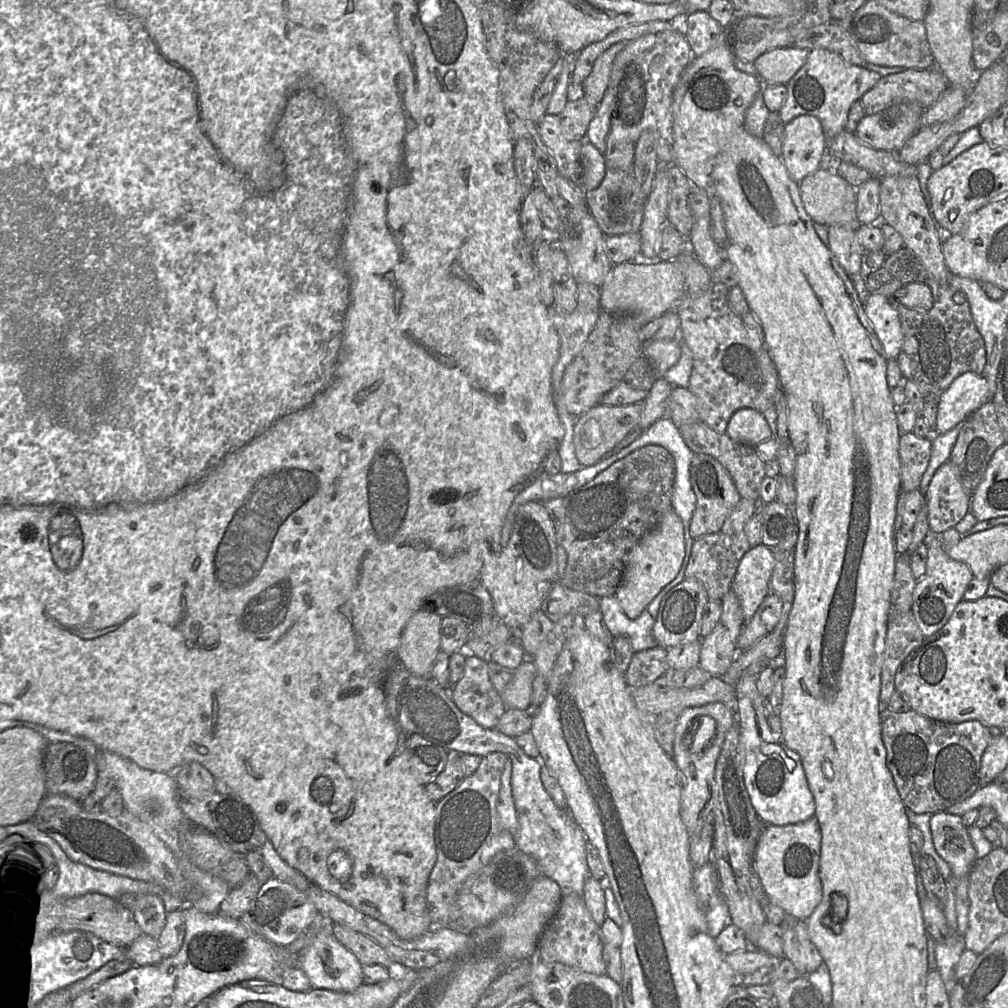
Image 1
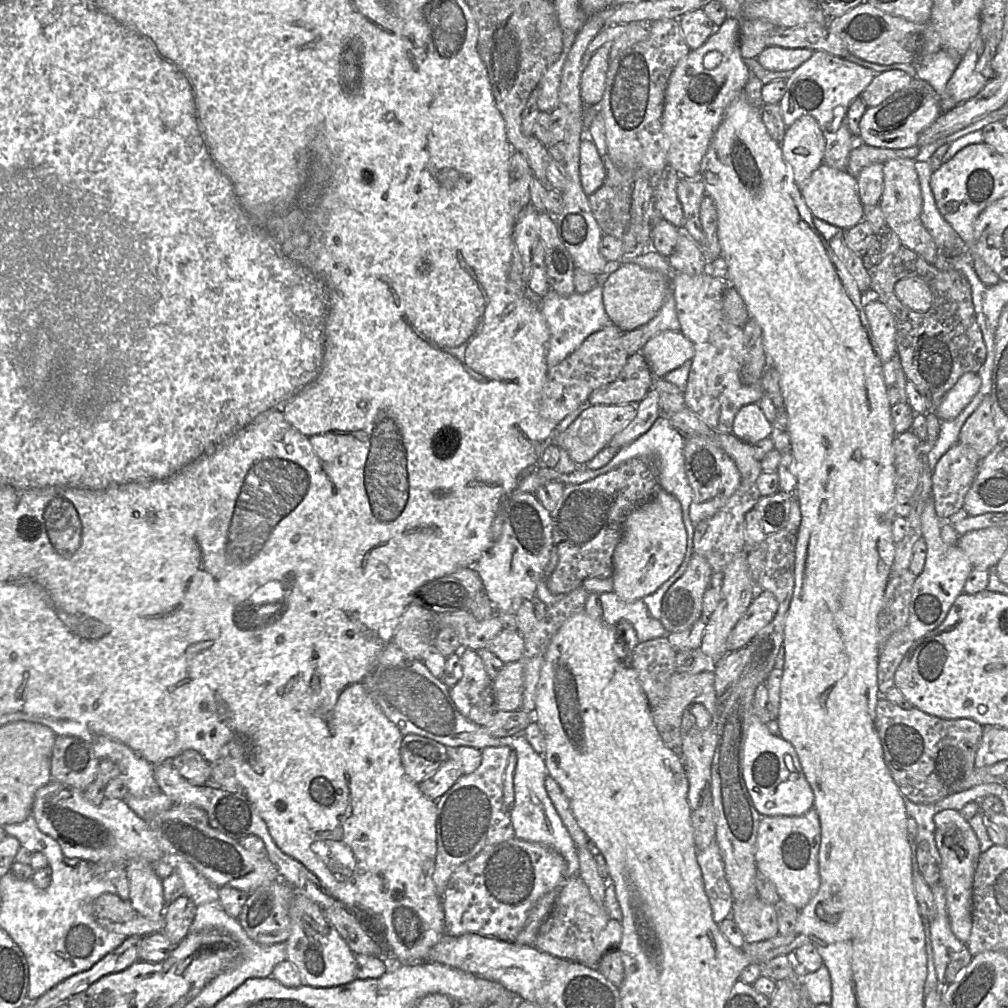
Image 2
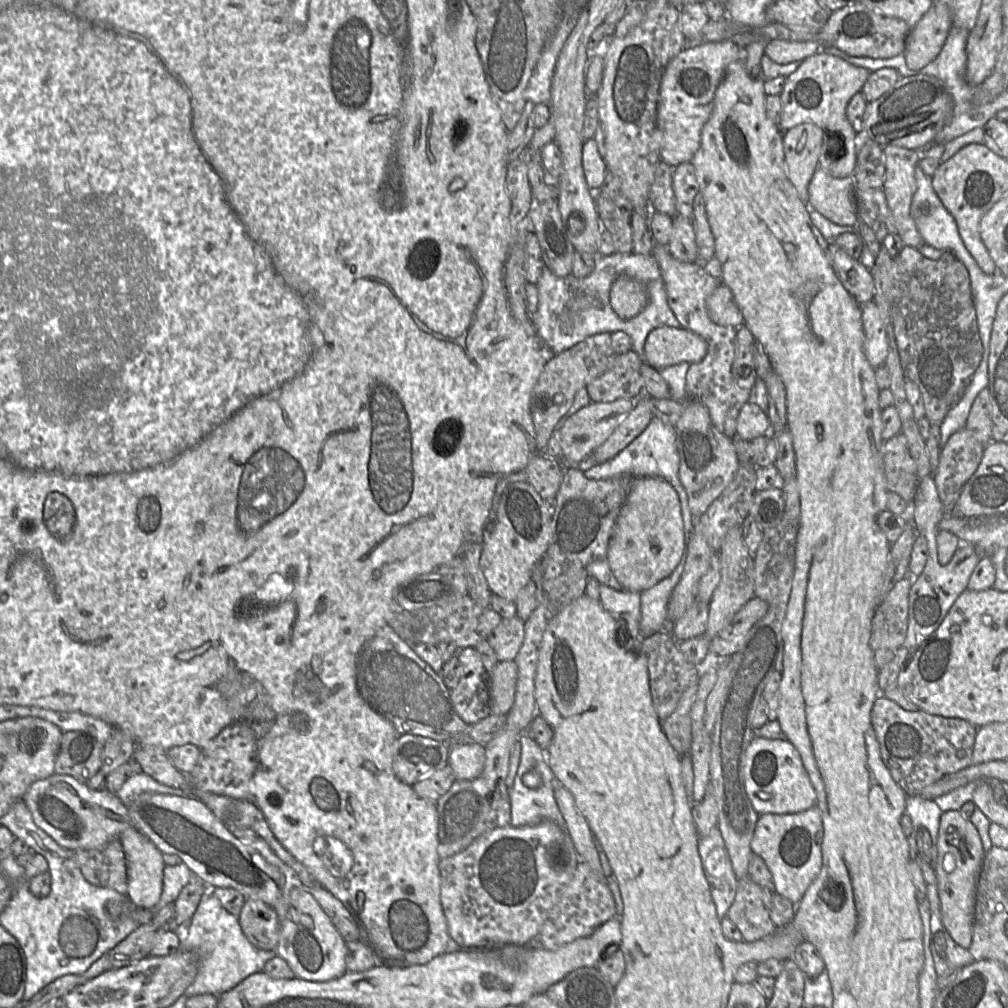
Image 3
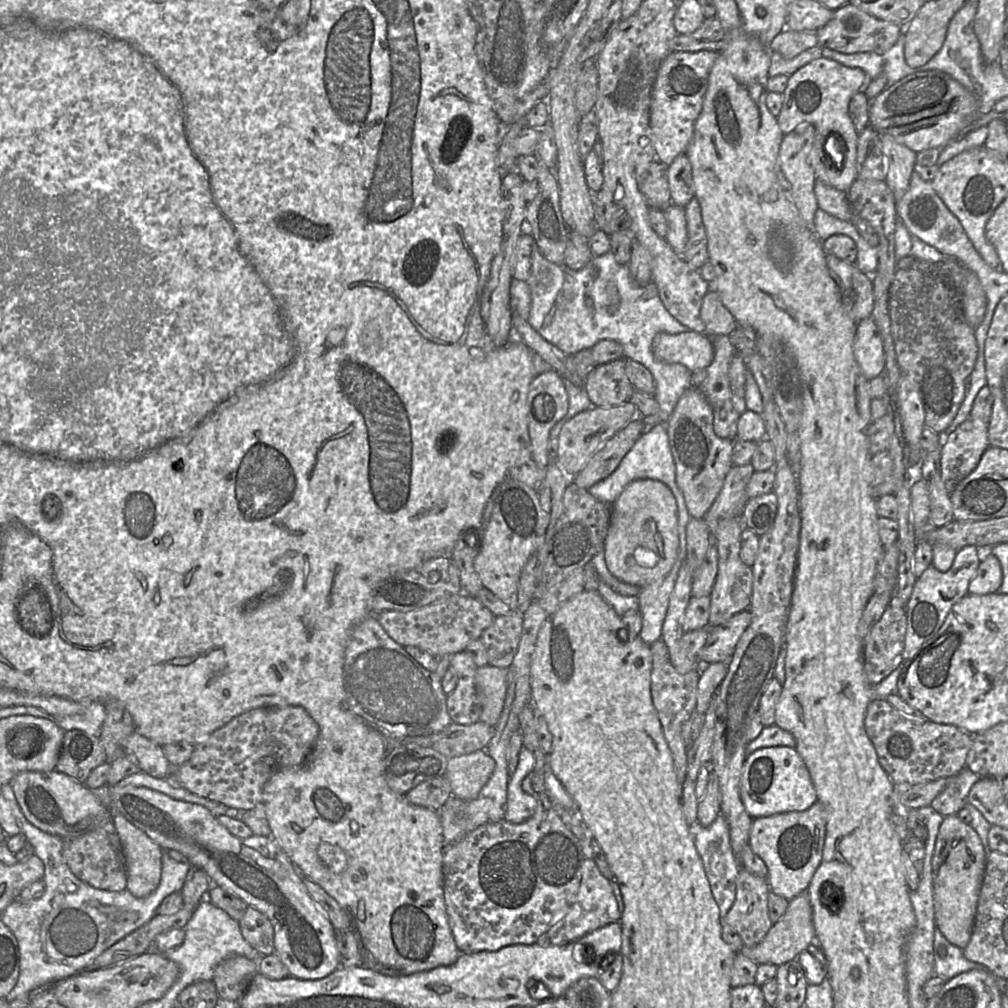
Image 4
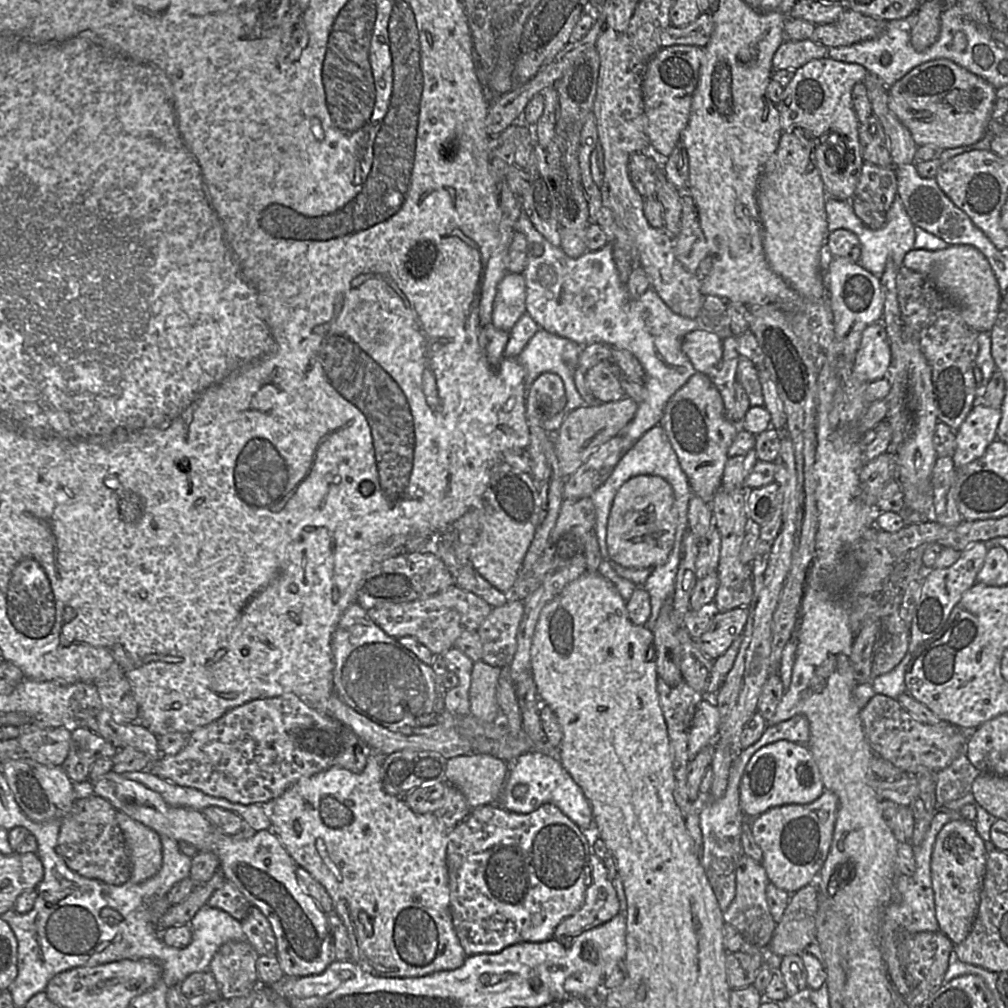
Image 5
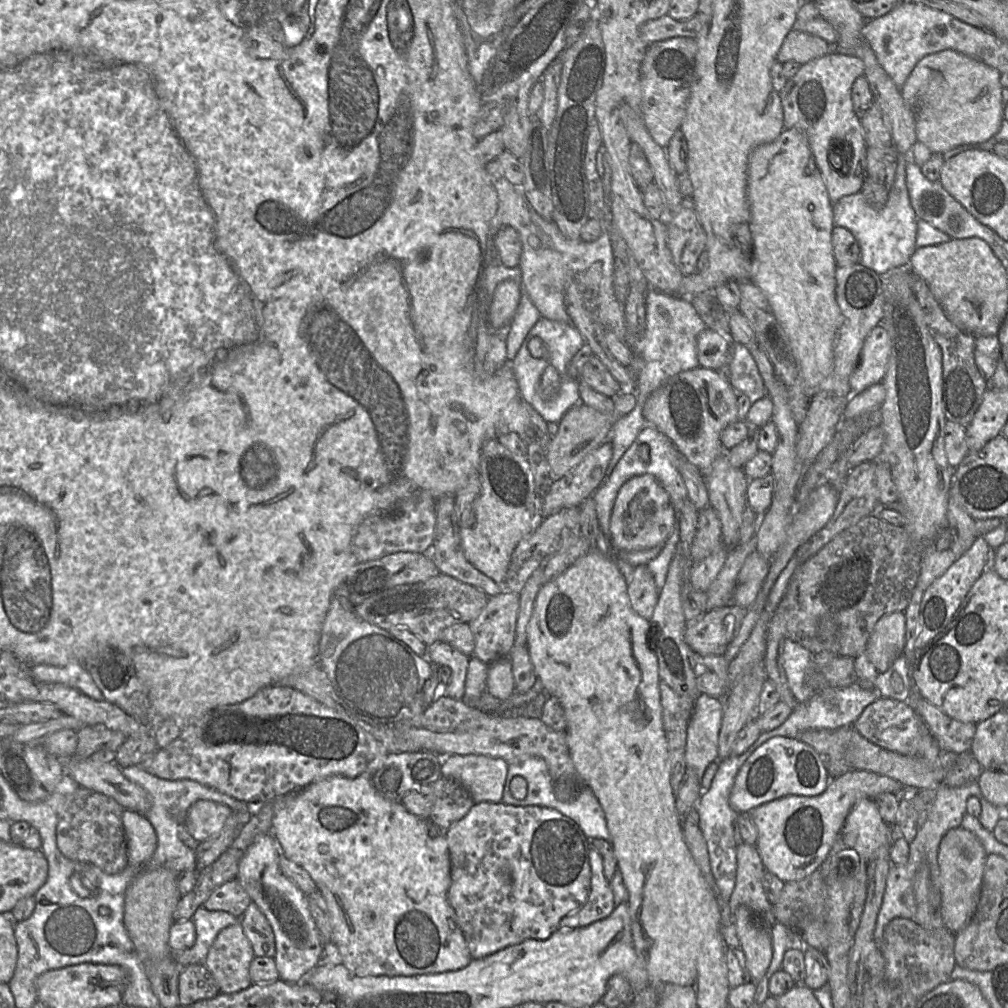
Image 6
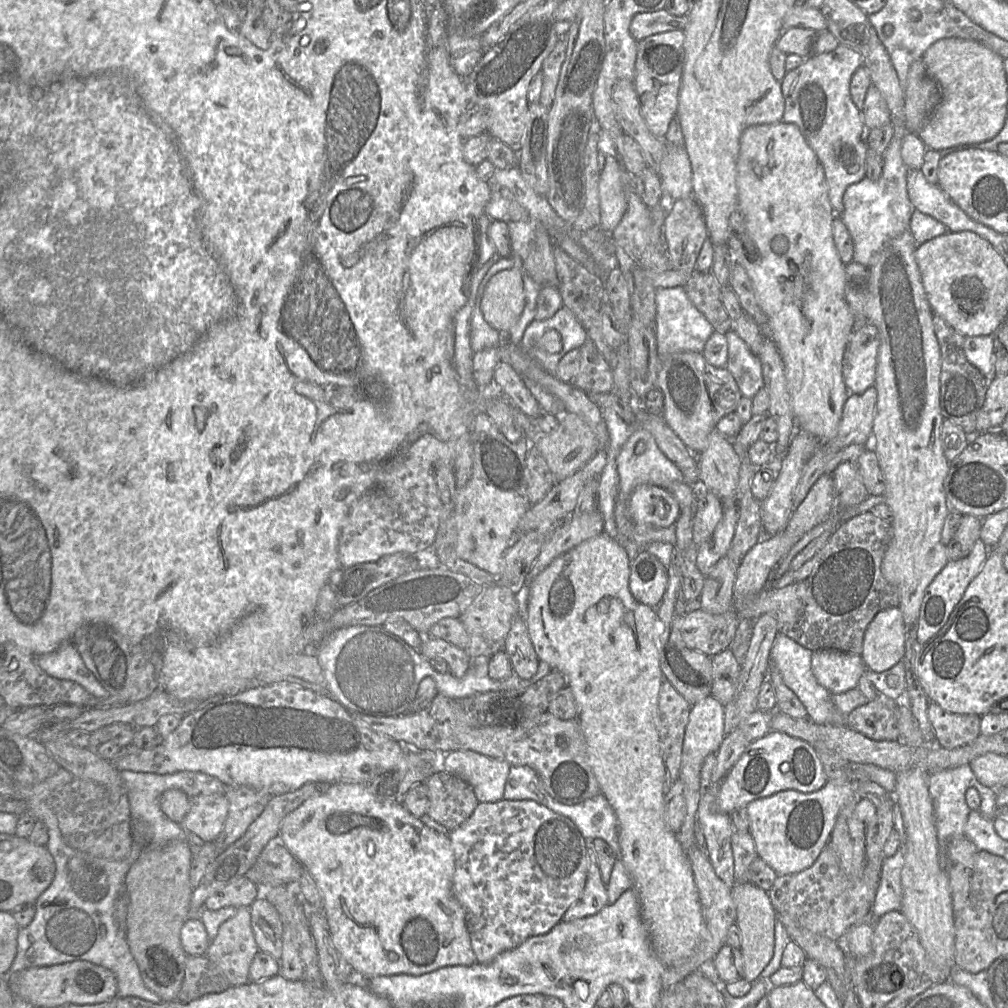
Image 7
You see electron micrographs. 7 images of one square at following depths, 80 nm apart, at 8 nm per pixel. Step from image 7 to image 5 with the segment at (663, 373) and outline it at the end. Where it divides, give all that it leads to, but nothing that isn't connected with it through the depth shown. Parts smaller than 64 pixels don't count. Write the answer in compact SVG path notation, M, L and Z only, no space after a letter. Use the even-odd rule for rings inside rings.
M695 372L674 393L666 404L659 424L665 430L688 478L692 494L711 504L722 485L724 468L729 457L728 450L740 429L740 424L725 417L723 399L705 373Z

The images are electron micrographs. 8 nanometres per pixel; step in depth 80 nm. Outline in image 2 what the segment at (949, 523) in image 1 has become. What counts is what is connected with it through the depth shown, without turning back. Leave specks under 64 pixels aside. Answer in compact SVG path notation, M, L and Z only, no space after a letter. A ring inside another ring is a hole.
M959 442L940 458L932 474L931 498L941 521L948 521L952 515L963 509L965 496L975 480L981 461L975 450Z

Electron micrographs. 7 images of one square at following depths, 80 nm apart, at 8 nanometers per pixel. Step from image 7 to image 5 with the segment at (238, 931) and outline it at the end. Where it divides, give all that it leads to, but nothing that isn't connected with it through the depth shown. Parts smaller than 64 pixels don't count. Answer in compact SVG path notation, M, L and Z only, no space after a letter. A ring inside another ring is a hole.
M229 941L217 950L209 964L209 972L218 984L222 998L246 996L259 985L256 972L258 957L254 948L247 941Z

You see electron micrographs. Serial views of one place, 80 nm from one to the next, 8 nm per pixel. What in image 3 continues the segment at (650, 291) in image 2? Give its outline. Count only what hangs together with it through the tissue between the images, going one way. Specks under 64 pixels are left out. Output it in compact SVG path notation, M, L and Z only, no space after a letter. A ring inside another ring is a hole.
M620 275L610 290L610 304L614 312L623 320L637 316L647 305L646 287L638 280Z

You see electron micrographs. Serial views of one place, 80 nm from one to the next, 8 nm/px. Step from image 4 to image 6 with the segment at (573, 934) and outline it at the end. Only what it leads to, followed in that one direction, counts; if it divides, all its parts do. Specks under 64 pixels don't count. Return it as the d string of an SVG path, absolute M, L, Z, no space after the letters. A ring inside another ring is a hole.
M588 838L590 846L590 890L585 903L575 912L569 913L560 921L560 928L579 928L608 917L615 908L614 895L603 874L603 860L594 849L593 840Z

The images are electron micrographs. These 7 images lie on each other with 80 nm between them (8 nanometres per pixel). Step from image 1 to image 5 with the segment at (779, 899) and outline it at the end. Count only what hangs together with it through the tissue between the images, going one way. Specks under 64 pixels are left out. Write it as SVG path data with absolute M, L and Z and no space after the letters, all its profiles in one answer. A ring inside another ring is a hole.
M824 790L822 795L809 804L786 804L770 808L755 818L748 818L753 837L763 855L762 865L769 882L777 888L793 894L808 884L813 884L827 858L833 839L839 801L835 793Z

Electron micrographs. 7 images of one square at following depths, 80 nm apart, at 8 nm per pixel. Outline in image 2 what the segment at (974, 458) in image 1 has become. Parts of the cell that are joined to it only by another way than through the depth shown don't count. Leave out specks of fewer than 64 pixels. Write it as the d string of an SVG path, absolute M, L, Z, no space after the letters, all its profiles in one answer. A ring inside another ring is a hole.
M986 396L963 424L958 442L969 446L983 460L999 443L993 420L992 399Z

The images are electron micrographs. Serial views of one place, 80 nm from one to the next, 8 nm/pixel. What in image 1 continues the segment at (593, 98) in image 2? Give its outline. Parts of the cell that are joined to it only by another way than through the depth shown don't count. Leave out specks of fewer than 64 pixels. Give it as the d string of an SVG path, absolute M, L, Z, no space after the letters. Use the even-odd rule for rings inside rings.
M617 42L611 45L595 60L592 71L582 83L582 93L595 106L602 101L608 88L610 72L616 55L627 42Z

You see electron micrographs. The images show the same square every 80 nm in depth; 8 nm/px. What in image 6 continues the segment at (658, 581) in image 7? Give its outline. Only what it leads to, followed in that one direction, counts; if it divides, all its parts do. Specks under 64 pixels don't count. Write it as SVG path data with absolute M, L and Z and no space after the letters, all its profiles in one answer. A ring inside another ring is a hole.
M645 564L633 567L632 580L628 585L633 610L643 618L651 620L659 594L649 567Z

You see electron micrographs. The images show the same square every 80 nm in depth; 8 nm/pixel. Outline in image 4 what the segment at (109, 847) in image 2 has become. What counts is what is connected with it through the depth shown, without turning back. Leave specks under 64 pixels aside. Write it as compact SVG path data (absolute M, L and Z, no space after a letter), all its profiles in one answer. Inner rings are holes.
M56 769L20 772L9 785L26 819L38 829L63 840L89 832L113 819L114 812L103 805L86 785Z

